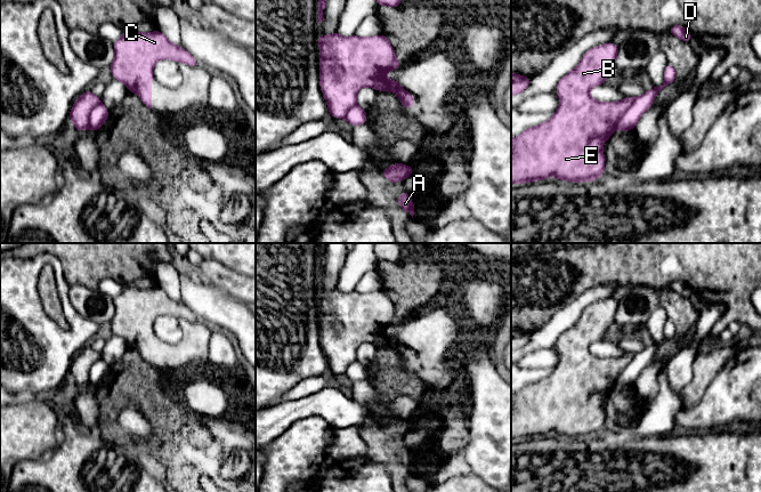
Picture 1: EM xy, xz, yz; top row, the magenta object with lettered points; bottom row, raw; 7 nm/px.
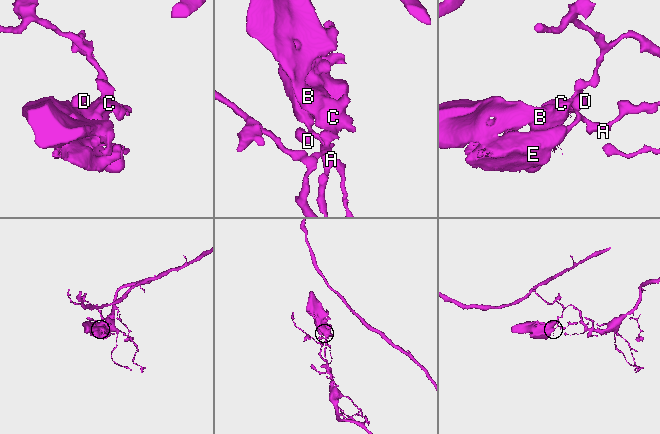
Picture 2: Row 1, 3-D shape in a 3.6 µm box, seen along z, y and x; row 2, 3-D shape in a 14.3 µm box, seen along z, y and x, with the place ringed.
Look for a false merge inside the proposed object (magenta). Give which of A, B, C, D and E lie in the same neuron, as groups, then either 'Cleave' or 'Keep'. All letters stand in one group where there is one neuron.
Groups: A D / B C E. Cleave

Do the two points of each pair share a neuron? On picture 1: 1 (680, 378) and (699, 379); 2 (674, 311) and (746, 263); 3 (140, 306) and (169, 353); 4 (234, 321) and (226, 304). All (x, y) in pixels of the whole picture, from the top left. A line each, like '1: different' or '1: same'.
1: different
2: different
3: same
4: same

